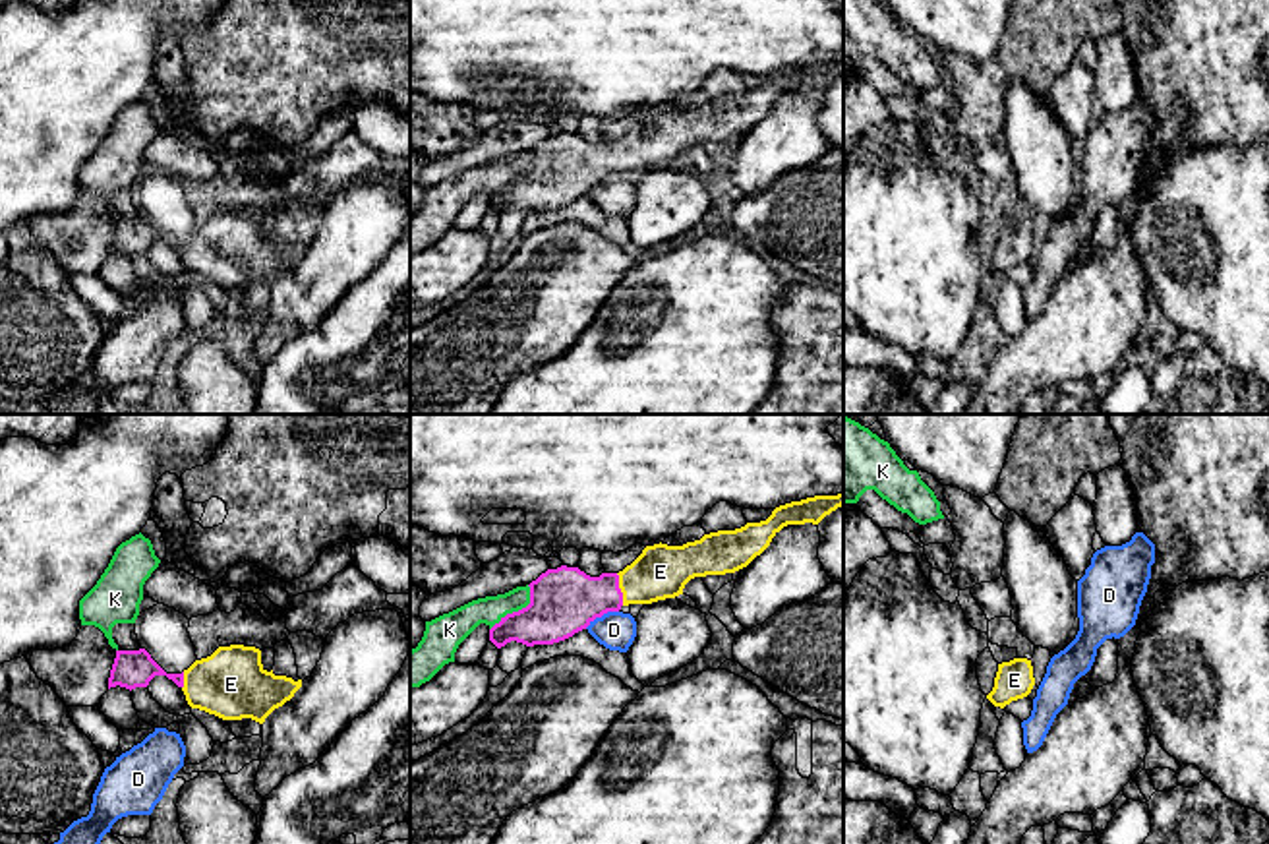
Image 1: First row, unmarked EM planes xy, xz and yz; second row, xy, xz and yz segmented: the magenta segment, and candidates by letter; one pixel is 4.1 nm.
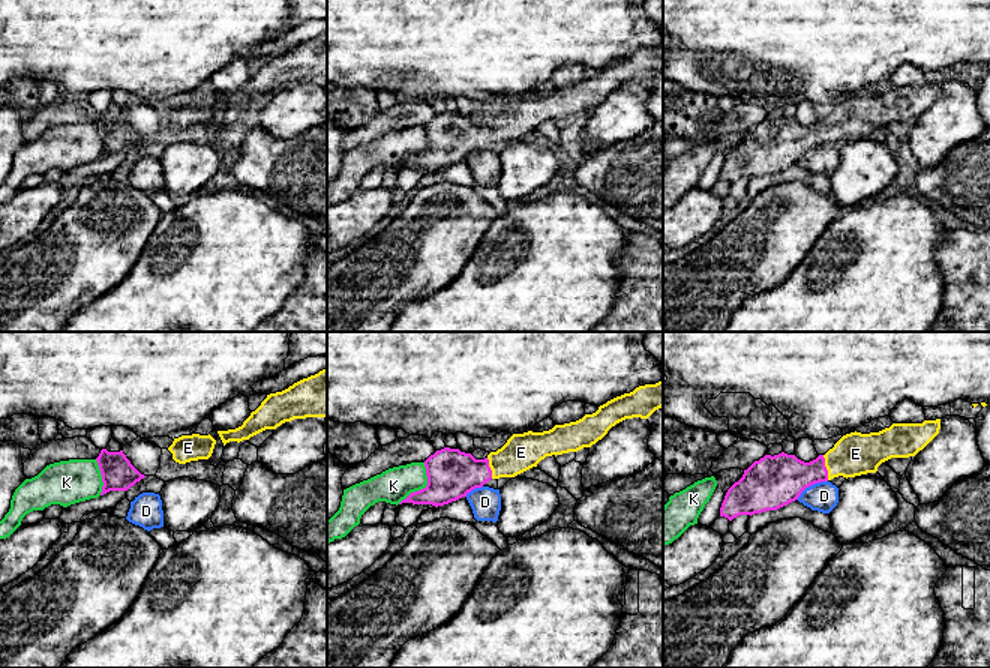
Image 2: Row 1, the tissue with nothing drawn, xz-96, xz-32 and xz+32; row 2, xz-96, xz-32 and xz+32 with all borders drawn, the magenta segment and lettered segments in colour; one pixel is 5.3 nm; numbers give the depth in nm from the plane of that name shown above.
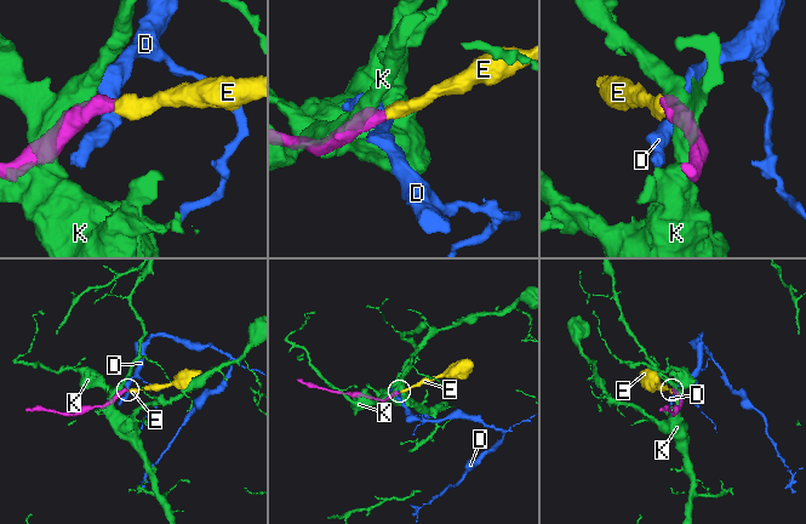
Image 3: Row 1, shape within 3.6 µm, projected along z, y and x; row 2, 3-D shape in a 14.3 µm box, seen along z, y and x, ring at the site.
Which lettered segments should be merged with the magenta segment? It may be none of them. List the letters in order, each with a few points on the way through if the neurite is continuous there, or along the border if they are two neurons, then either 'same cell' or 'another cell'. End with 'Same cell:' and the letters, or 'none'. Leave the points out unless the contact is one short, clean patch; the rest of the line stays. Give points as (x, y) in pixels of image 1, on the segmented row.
D: border along xz (618, 610), (596, 616), (585, 628); another cell
E: runs through xz (563, 601), (619, 589), (641, 583), (660, 572); same cell
K: another cell
Same cell: E

